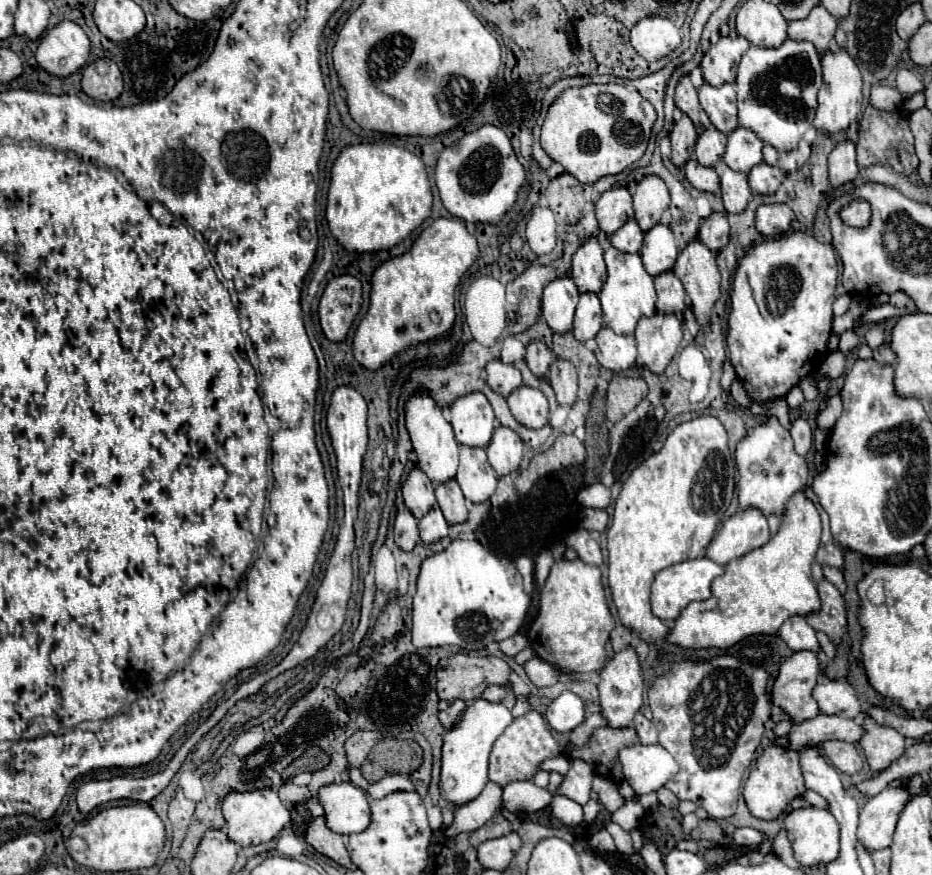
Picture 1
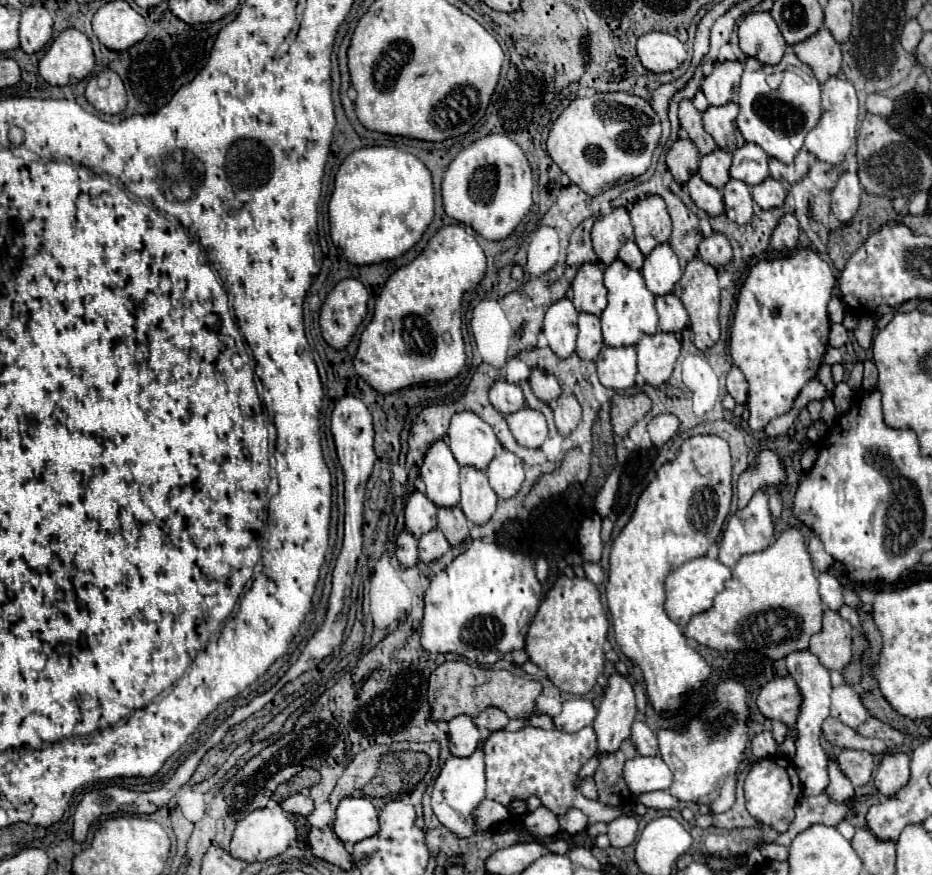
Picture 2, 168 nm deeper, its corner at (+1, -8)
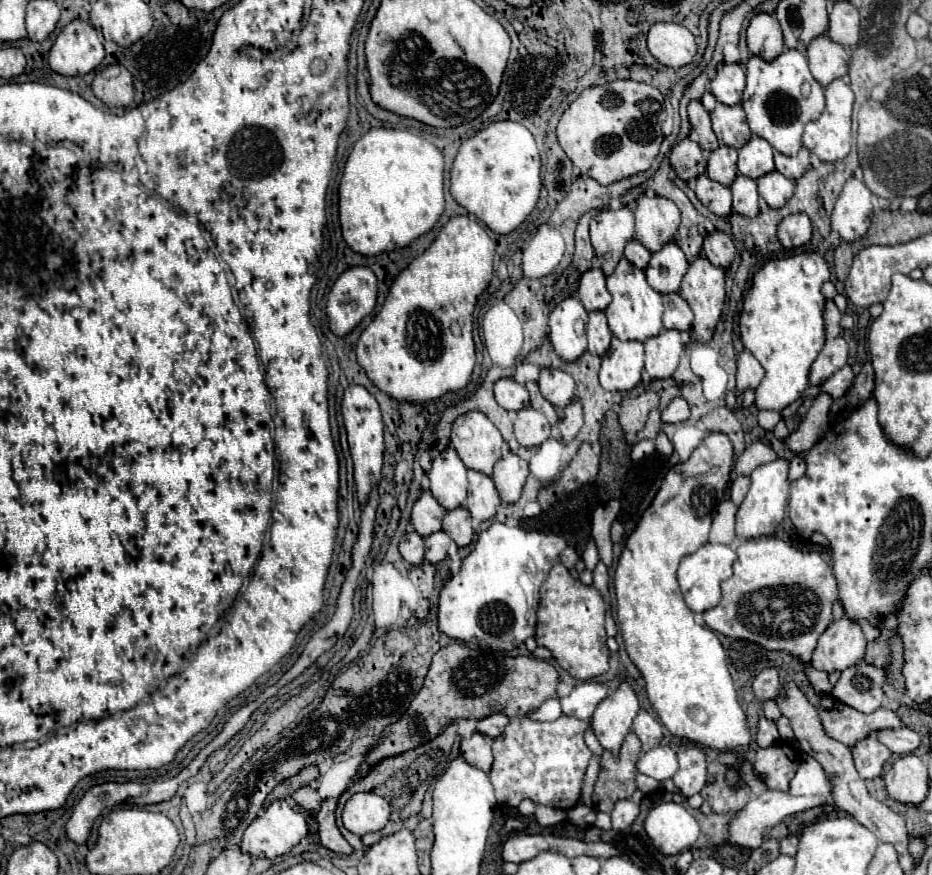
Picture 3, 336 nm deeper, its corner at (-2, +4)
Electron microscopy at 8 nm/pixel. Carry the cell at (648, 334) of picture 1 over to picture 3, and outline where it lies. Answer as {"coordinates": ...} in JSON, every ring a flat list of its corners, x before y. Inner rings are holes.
{"coordinates":[[661,330,657,336,645,340,645,370,651,378,669,378,683,354,679,330]]}

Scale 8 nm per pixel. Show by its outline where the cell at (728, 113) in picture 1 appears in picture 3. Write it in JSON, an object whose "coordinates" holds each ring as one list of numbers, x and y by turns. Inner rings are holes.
{"coordinates":[[717,104,715,110,711,112,711,122,717,138,731,148,739,150,751,138,751,130,747,126,741,104,733,104,733,106]]}

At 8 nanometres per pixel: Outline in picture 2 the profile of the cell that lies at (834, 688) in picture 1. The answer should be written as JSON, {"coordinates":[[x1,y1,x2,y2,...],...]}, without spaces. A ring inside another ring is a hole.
{"coordinates":[[842,684,832,690,830,716,838,718,842,724,846,724,850,728,856,728,856,726,864,724,864,720,868,718,868,710,864,708,860,694,852,686]]}

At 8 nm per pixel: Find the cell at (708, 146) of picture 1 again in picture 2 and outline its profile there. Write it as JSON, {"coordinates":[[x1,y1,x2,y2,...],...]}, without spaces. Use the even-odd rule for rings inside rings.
{"coordinates":[[714,150,712,154,706,154,700,158,700,178,714,188,722,190,724,184,730,180,730,164,732,164,732,154,726,150]]}

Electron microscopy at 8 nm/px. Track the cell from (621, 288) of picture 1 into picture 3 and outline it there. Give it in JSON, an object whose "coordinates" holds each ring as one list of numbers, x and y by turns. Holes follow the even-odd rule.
{"coordinates":[[621,258,615,272,607,276,607,290,613,296,611,304,605,310,605,316,609,320,609,330,619,340,639,340,645,342,651,336,657,336,663,330,663,302,661,294,653,290,647,280,645,272,641,268,635,268,627,258]]}

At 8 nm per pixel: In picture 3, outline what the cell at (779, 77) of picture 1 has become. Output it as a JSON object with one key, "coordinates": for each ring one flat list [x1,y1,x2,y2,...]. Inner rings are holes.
{"coordinates":[[787,48,775,60,767,62,761,56,751,56,747,60,747,86,741,98,741,106,747,114,747,122,753,134,765,138,775,150,787,156,795,156,799,152,803,126,821,116,825,110,825,96,823,86,811,76,807,56,799,50],[801,84,811,84,811,94,801,94],[789,126,789,128,787,128]]}

